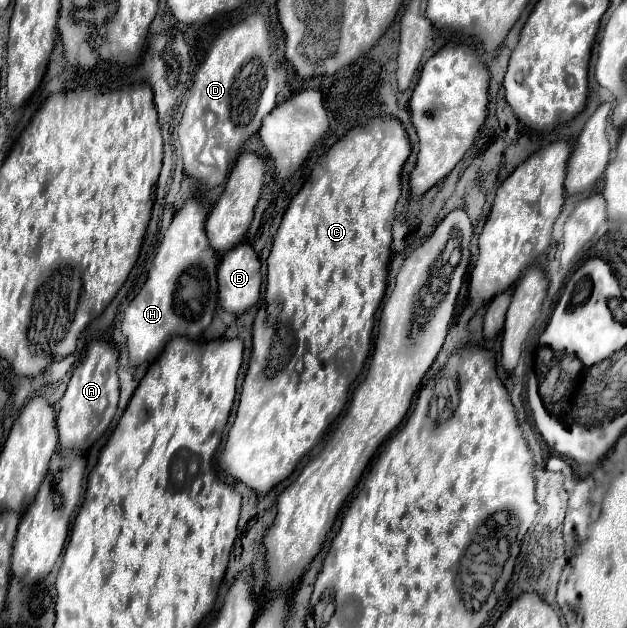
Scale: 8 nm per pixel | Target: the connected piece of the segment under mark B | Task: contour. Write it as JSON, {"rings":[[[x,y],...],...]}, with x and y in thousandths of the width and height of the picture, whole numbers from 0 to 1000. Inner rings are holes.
{"rings":[[[384,387],[356,406],[349,428],[346,428],[346,454],[349,454],[349,486],[365,498],[388,498],[413,479],[413,473],[416,473],[416,419],[400,390]]]}

